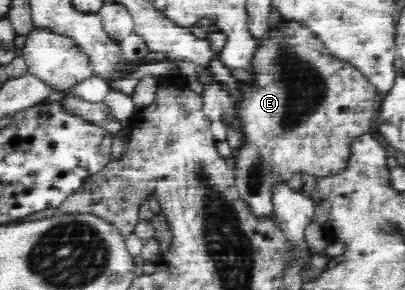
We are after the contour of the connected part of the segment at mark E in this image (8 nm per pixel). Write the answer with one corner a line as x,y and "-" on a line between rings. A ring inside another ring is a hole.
281,19
277,26
271,25
268,34
271,38
258,45
258,53
255,54
252,84
241,82
243,98
236,104
236,111
246,141
231,155
235,158
233,171
236,189
257,221
266,221
266,218
273,216
273,180
289,181
295,173
302,171
315,177
339,171
347,162
351,138
368,132
379,105
379,94
363,74
349,62
331,54
309,29

